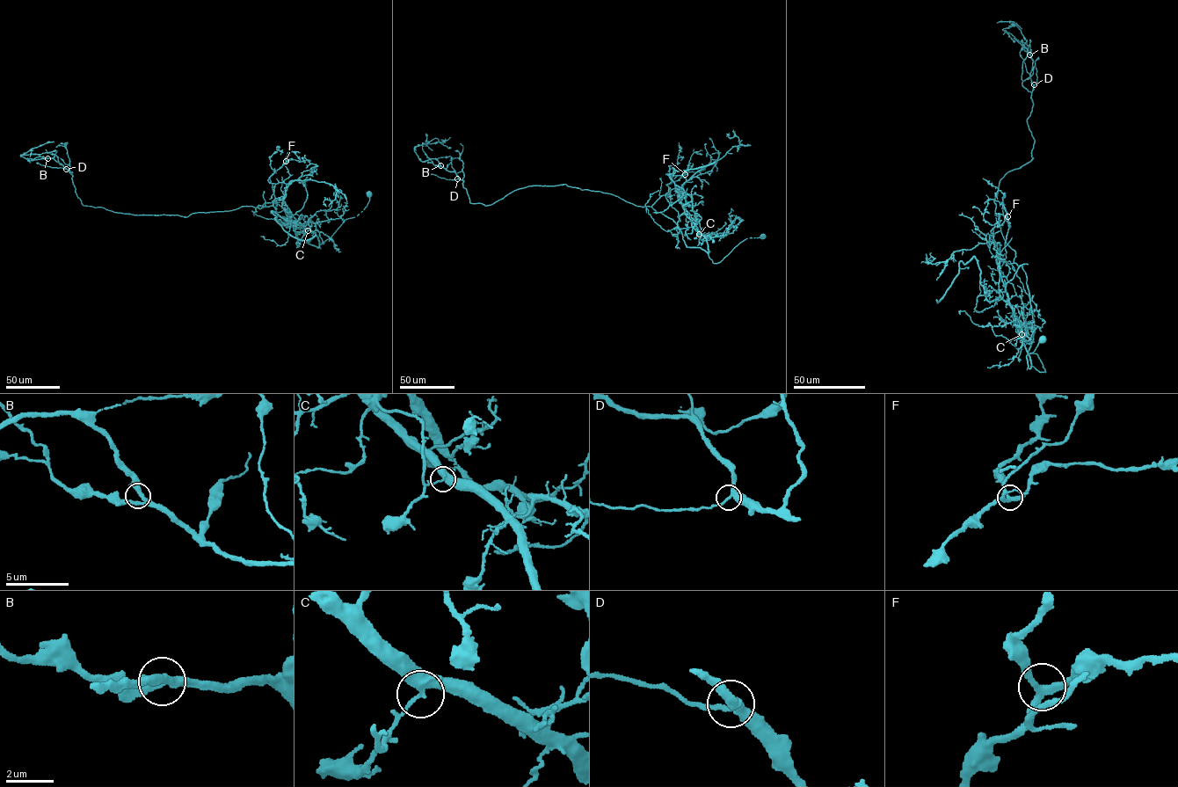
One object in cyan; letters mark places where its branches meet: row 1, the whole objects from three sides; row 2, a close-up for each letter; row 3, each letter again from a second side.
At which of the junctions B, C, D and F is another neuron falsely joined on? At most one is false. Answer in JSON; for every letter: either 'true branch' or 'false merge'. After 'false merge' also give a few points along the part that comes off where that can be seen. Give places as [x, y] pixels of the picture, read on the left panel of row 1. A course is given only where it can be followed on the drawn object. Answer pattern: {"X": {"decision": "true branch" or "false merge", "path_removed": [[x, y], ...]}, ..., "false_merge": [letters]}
{"B": {"decision": "true branch"}, "C": {"decision": "false merge", "path_removed": [[308, 230], [272, 211], [293, 236], [308, 240], [316, 235]]}, "D": {"decision": "true branch"}, "F": {"decision": "true branch"}, "false_merge": ["C"]}

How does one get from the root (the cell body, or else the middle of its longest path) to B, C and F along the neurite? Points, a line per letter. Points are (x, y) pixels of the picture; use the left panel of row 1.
B: (369, 193), (317, 248), (272, 202), (185, 217), (83, 205), (72, 175), (47, 158)
C: (369, 193), (369, 200), (364, 210), (345, 220), (324, 243), (319, 244), (316, 235), (308, 230)
F: (369, 193), (364, 210), (319, 244), (315, 233), (282, 207), (282, 196), (273, 200), (270, 176), (286, 161)

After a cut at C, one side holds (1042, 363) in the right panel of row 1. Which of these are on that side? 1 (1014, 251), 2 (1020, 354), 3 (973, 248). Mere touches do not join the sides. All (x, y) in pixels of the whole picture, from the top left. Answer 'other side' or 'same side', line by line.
1: same side
2: other side
3: same side

